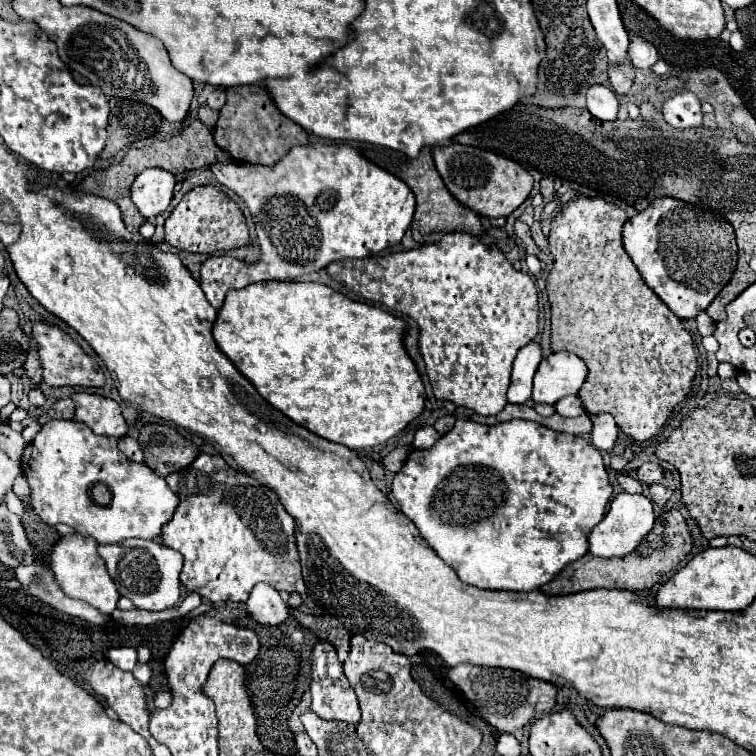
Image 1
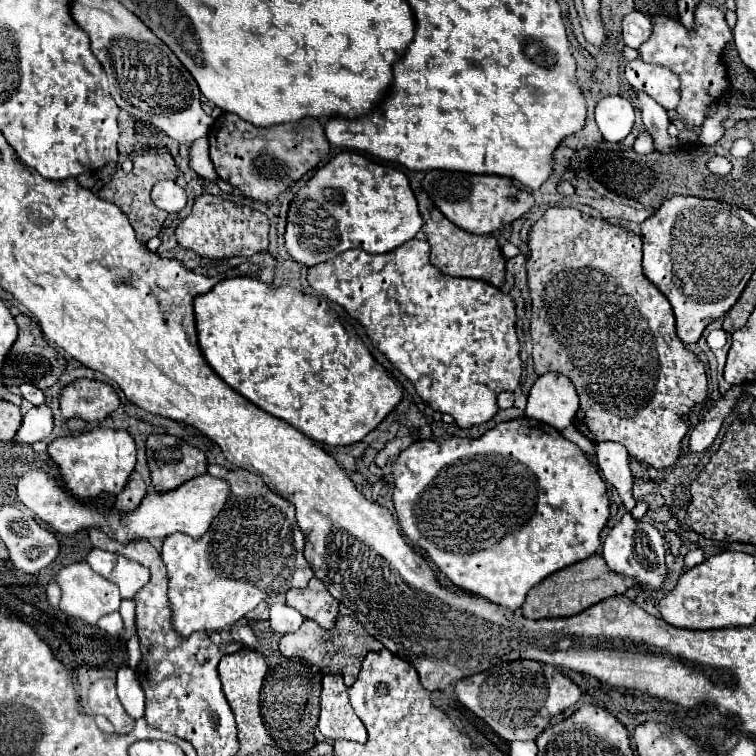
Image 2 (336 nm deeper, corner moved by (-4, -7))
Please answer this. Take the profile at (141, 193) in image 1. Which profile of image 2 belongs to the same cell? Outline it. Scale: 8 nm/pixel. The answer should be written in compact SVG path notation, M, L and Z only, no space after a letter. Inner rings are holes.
M162 180L152 188L152 202L158 208L172 214L172 212L180 212L186 206L188 196L186 196L184 188L180 188L176 182Z

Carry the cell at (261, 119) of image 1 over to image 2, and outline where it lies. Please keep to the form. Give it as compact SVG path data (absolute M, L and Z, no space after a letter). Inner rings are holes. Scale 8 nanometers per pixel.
M224 112L214 120L208 140L210 158L220 180L238 188L244 196L260 202L274 202L288 186L298 182L306 172L314 170L330 152L324 124L314 118L296 122L294 138L294 124L258 128L244 122L236 114Z

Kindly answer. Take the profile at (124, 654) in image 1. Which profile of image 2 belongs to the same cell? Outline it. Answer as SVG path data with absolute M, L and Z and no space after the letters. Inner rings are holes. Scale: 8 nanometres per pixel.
M122 666L118 670L116 686L118 686L118 698L120 698L122 706L126 708L126 712L134 720L142 718L144 716L144 690L142 690L134 670L128 666Z

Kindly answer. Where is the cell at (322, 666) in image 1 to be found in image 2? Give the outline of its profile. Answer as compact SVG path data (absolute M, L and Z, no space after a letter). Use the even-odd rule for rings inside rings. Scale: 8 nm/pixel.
M326 674L322 678L322 712L318 728L328 740L344 738L364 744L368 738L364 724L356 718L348 702L348 688L340 674Z

